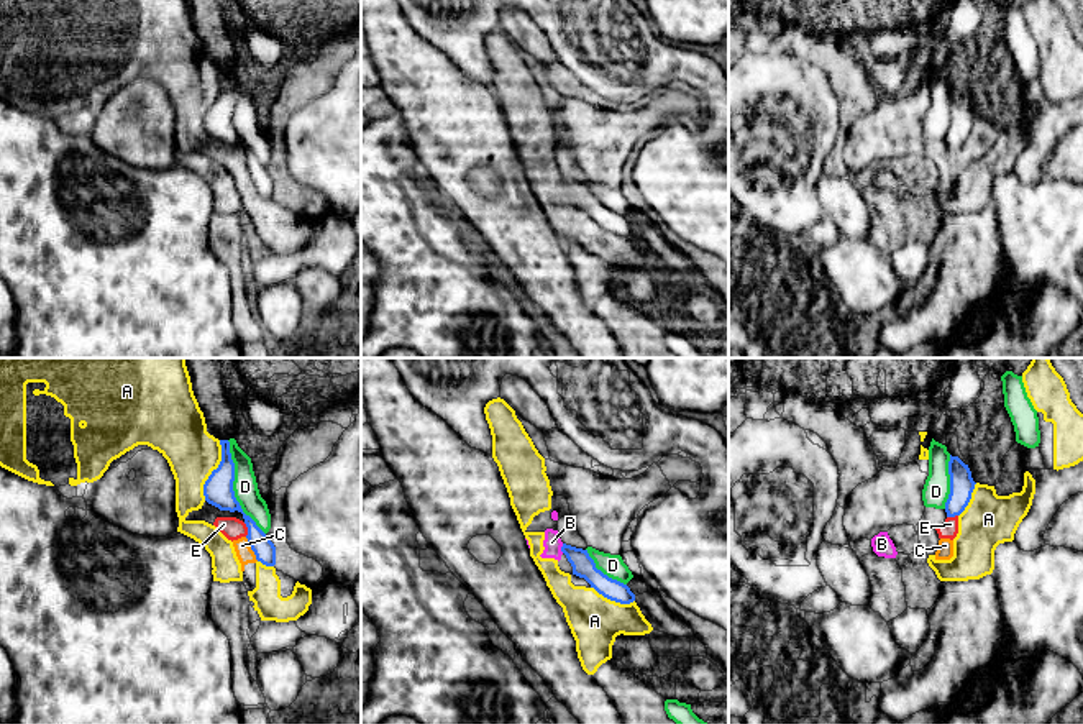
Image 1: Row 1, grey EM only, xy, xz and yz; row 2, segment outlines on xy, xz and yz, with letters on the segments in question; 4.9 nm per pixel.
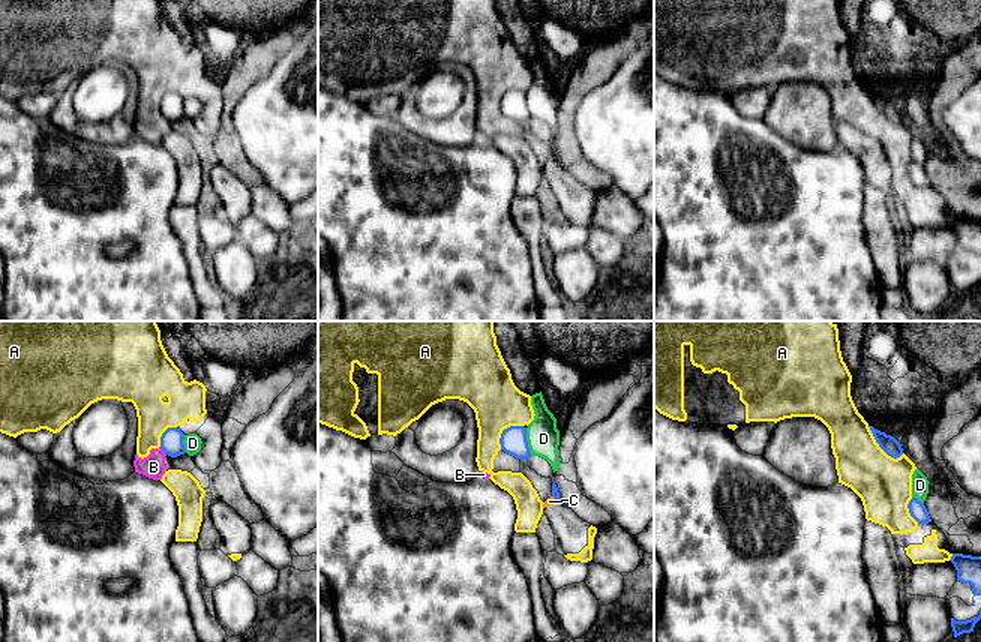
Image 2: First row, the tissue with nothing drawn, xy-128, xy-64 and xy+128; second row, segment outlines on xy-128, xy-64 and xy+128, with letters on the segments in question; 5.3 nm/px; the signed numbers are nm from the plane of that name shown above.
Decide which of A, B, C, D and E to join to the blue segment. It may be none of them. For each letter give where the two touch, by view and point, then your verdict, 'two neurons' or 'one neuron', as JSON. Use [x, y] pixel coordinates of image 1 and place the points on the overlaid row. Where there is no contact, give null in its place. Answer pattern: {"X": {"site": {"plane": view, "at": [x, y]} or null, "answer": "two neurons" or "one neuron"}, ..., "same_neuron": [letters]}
{"A": {"site": {"plane": "xy", "at": [214, 470]}, "answer": "two neurons"}, "B": {"site": {"plane": "xz", "at": [562, 549]}, "answer": "two neurons"}, "C": {"site": {"plane": "xy", "at": [251, 549]}, "answer": "two neurons"}, "D": {"site": {"plane": "xy", "at": [232, 488]}, "answer": "two neurons"}, "E": {"site": {"plane": "xy", "at": [248, 529]}, "answer": "two neurons"}, "same_neuron": []}

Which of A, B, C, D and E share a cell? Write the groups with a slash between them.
A B C E / D

